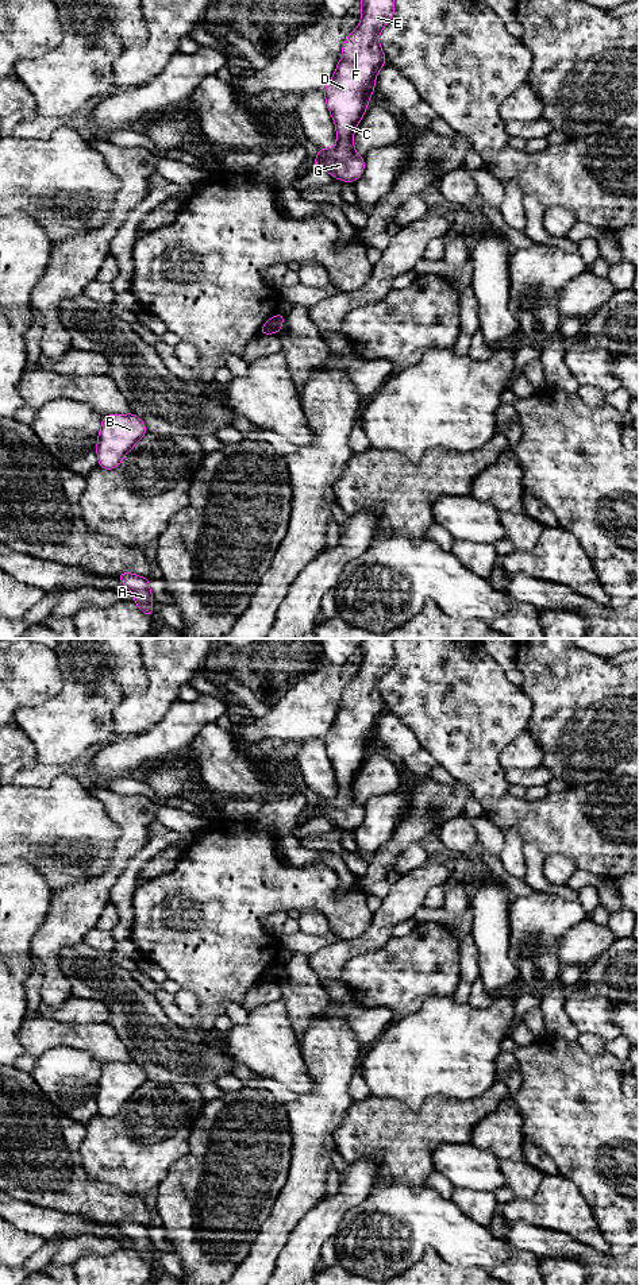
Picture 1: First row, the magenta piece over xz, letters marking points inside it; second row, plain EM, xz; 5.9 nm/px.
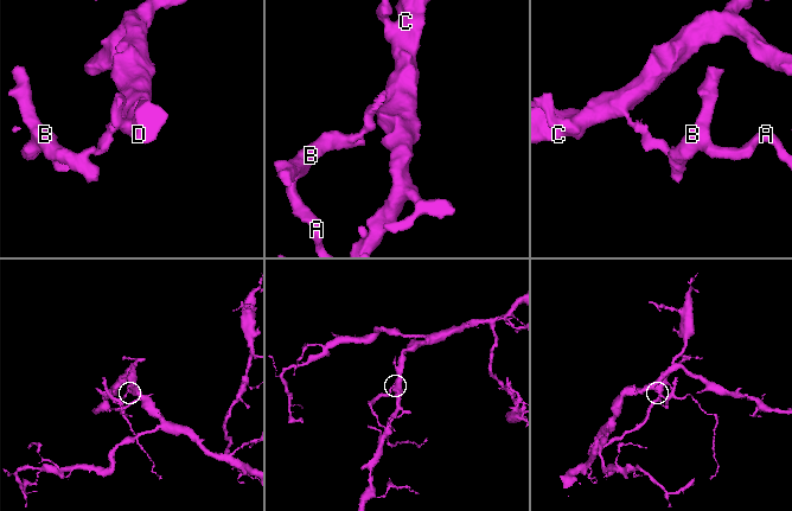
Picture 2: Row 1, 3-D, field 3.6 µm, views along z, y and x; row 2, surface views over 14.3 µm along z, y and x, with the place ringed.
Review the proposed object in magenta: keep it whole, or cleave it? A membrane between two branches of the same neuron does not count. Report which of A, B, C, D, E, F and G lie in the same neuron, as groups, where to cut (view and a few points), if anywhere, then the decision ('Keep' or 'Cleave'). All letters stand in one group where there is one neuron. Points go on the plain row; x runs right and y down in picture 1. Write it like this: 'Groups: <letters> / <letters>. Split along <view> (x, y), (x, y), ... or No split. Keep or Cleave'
Groups: A B / C D E F G. Split along xz (274, 964), (283, 969). Cleave

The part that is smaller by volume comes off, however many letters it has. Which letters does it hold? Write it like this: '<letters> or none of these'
A, B

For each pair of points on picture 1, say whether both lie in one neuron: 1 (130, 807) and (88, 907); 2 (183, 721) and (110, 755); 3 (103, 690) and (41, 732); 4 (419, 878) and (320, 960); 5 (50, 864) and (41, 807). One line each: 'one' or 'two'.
1: one
2: one
3: one
4: one
5: one

